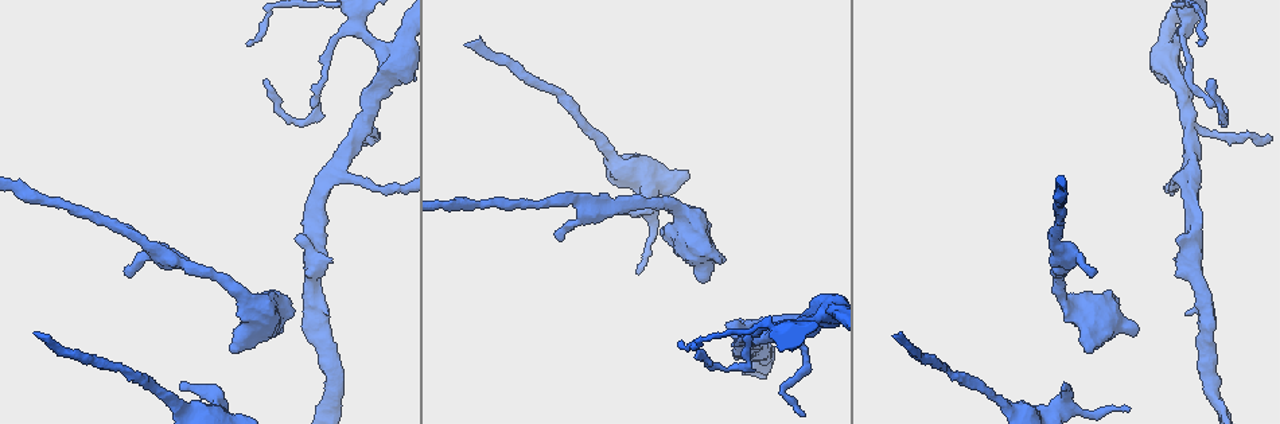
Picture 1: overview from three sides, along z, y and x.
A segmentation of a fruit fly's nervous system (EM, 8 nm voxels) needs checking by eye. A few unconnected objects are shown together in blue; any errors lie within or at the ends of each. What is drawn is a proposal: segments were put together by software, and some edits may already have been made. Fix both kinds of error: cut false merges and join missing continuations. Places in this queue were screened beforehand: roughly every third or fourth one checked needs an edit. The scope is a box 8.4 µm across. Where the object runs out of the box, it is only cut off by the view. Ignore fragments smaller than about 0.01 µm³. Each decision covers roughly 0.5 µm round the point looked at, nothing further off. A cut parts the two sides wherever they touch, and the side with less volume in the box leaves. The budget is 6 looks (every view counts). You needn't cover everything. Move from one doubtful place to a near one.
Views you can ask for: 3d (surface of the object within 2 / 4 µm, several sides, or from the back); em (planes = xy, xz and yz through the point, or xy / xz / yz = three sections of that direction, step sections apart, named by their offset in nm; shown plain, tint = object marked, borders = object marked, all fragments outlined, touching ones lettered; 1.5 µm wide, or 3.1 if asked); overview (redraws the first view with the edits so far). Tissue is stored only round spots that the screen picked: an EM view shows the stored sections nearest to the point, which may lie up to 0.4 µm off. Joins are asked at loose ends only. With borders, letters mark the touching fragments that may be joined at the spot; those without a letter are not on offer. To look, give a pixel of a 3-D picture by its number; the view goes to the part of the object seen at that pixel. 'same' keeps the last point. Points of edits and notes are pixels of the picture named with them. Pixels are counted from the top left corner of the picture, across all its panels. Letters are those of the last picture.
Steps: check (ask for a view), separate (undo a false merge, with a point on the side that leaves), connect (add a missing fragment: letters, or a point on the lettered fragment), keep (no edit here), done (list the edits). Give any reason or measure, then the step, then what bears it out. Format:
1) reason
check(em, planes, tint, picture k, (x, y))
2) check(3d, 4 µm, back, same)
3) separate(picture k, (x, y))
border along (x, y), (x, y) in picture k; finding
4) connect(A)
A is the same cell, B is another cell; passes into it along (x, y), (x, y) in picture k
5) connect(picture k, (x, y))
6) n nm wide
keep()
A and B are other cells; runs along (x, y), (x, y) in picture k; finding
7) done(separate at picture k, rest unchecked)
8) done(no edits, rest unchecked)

branch stops here
check(3d, 2 µm, picture 1, (1084, 351))

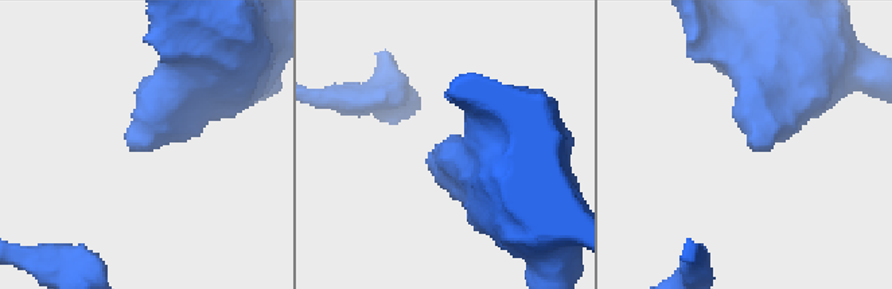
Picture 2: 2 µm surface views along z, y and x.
shape alone is not enough
check(em, planes, borders, picture 2, (426, 159))

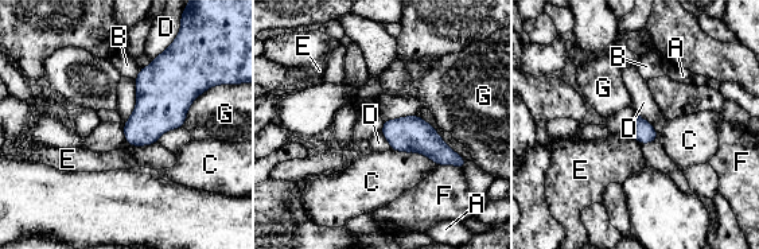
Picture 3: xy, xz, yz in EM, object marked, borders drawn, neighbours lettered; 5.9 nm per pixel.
keep()
A, B, C, D, E, F and G are other cells; none of them fits

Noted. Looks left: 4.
free end
check(3d, 2 µm, picture 1, (1096, 273))

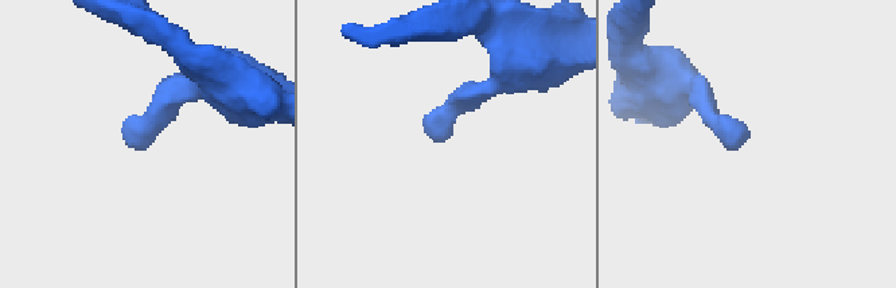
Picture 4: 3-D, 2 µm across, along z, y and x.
shape alone is not enough
check(em, planes, borders, picture 4, (146, 135))

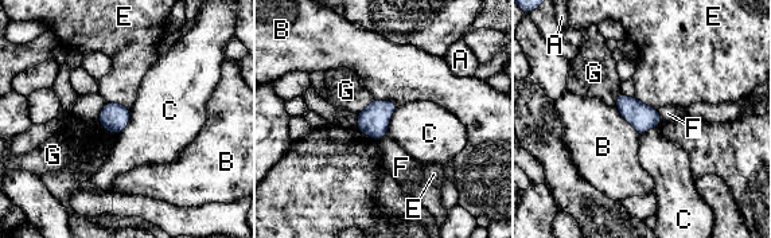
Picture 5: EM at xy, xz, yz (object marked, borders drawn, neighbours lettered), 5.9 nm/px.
160 nm wide; B touches over 220 nm
keep()
A, B, C, E, F and G are other cells; no lettered fragment goes on from it

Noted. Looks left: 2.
long arm stops here
check(em, xz, step 4, borders, picture 1, (34, 332))

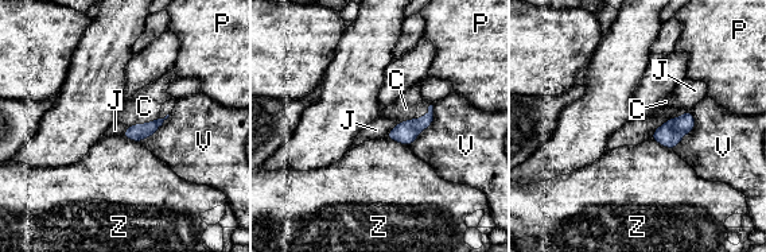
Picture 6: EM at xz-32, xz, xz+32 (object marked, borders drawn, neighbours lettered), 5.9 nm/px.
connect(C)
C is the same cell, J, P, V and Z are other cells; passes into it along (137, 132), (143, 124), (144, 107) in picture 6; the neuron continues

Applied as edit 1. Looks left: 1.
done(connect at picture 6, rest unchecked)

